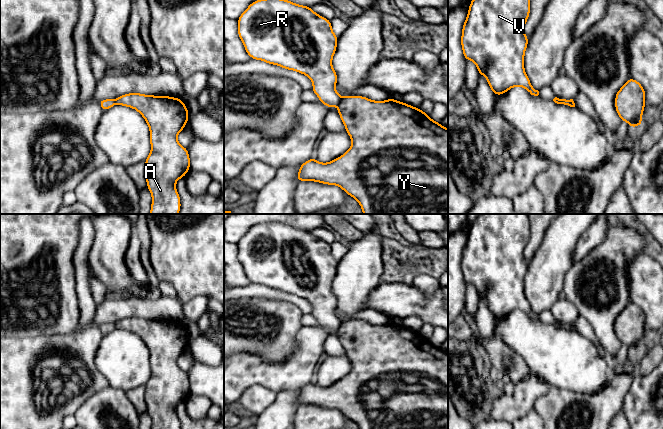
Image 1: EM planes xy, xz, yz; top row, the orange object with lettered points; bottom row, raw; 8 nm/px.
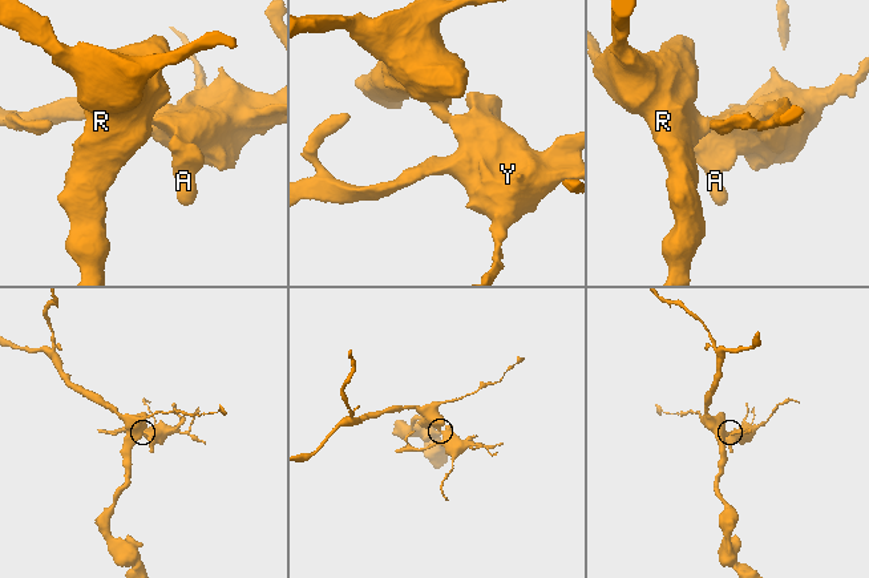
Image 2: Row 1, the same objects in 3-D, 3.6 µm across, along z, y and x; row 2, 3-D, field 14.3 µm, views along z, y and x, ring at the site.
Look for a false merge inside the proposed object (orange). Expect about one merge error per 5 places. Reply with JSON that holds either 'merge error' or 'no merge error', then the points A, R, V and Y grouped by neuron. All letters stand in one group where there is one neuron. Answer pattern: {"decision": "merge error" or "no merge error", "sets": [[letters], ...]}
{"decision": "merge error", "sets": [["A", "Y"], ["R", "V"]]}

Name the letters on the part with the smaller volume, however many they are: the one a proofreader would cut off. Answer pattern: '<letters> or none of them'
A, Y

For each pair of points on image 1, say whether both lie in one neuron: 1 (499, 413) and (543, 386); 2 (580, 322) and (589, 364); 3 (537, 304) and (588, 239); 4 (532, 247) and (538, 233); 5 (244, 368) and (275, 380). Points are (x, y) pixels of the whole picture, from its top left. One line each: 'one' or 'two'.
1: one
2: two
3: two
4: one
5: one

